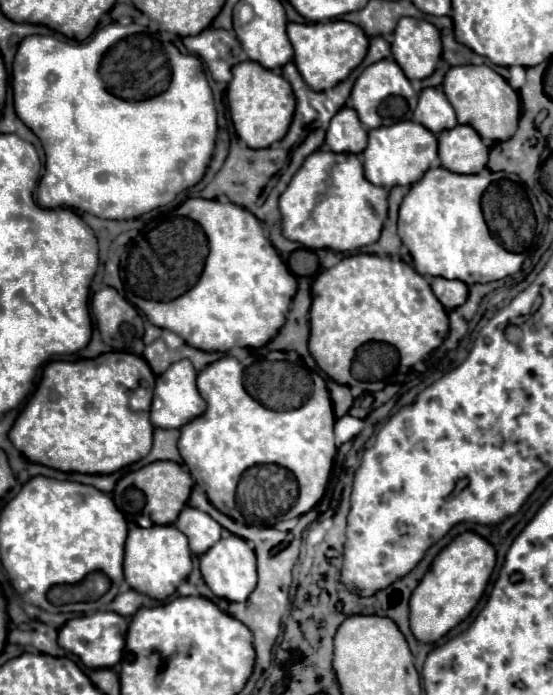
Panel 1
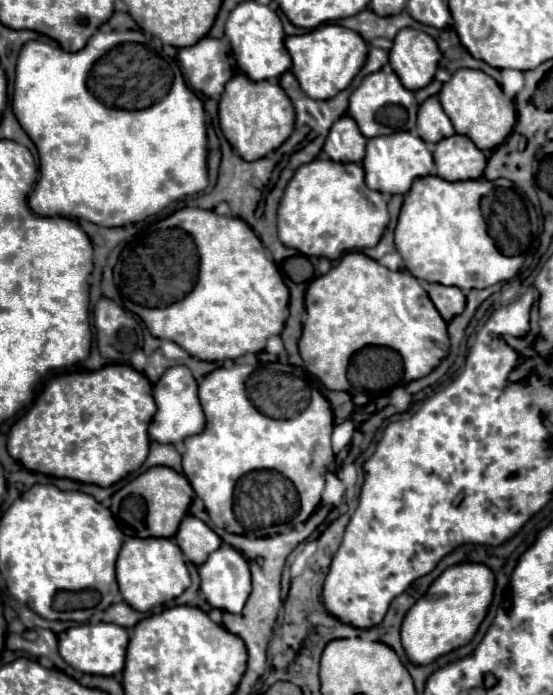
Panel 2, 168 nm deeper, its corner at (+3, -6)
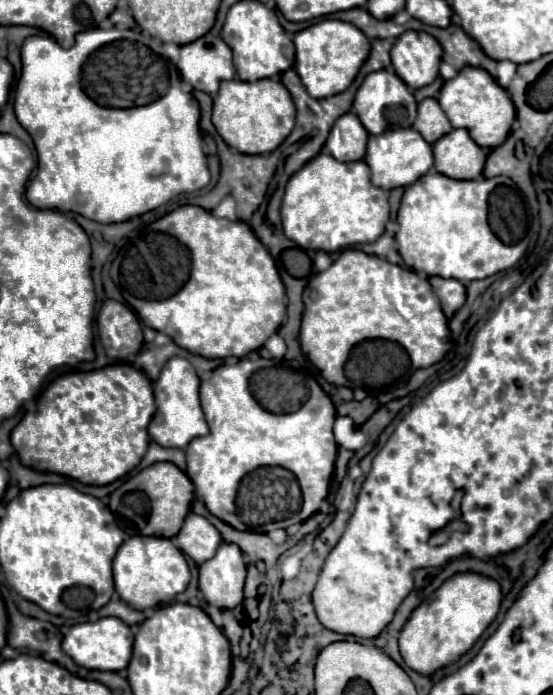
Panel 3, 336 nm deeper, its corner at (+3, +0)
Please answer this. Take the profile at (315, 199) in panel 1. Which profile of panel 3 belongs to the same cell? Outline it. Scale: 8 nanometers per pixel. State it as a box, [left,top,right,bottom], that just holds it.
[281,152,389,252]

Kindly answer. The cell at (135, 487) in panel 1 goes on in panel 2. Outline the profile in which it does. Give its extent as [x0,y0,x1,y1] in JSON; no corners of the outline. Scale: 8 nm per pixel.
[111,466,193,538]

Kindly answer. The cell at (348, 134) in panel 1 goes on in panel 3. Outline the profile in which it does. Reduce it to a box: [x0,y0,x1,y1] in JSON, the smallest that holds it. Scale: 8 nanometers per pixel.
[325,112,369,162]

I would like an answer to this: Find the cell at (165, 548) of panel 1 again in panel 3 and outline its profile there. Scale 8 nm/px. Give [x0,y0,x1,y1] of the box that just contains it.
[113,536,191,610]

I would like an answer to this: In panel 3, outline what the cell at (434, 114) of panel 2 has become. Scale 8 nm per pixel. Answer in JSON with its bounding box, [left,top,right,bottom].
[413,98,453,144]

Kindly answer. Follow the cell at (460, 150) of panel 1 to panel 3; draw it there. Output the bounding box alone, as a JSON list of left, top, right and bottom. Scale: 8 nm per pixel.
[433,130,487,180]

